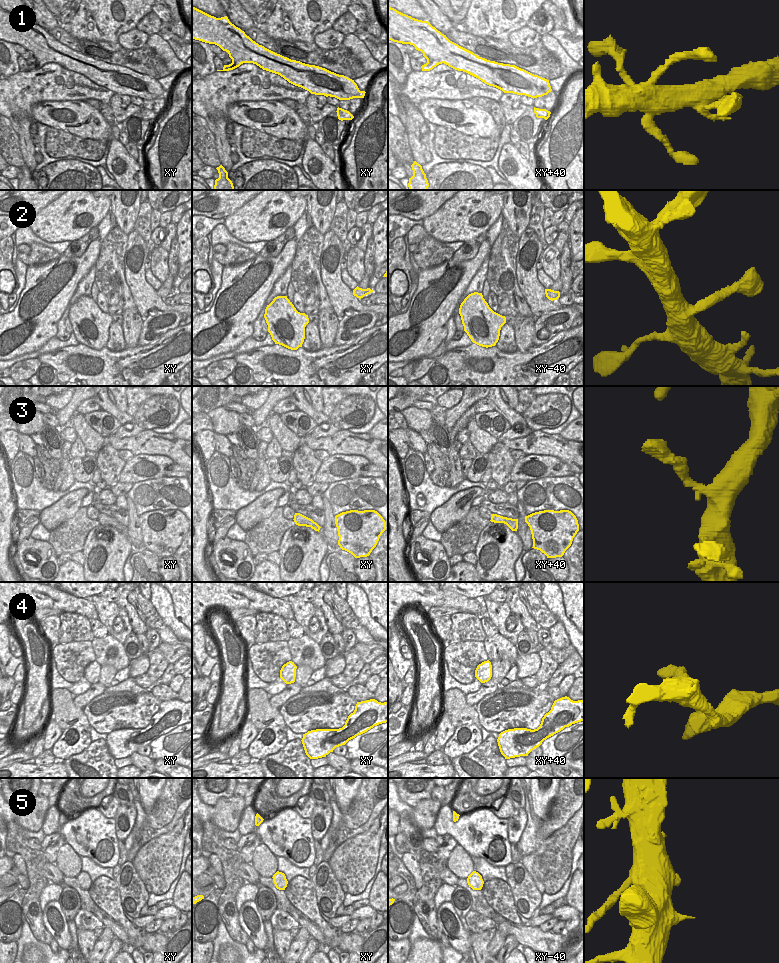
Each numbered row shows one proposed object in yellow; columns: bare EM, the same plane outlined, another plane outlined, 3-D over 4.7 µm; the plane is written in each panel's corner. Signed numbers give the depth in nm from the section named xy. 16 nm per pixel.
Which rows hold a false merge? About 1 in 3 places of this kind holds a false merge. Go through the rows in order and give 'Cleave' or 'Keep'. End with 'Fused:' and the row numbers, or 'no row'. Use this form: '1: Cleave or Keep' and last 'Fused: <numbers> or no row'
1: Keep
2: Keep
3: Keep
4: Keep
5: Cleave
Fused: 5.

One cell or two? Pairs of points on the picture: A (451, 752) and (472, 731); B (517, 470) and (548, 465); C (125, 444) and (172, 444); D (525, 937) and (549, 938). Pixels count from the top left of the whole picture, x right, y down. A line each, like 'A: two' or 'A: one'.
A: one
B: one
C: one
D: one

